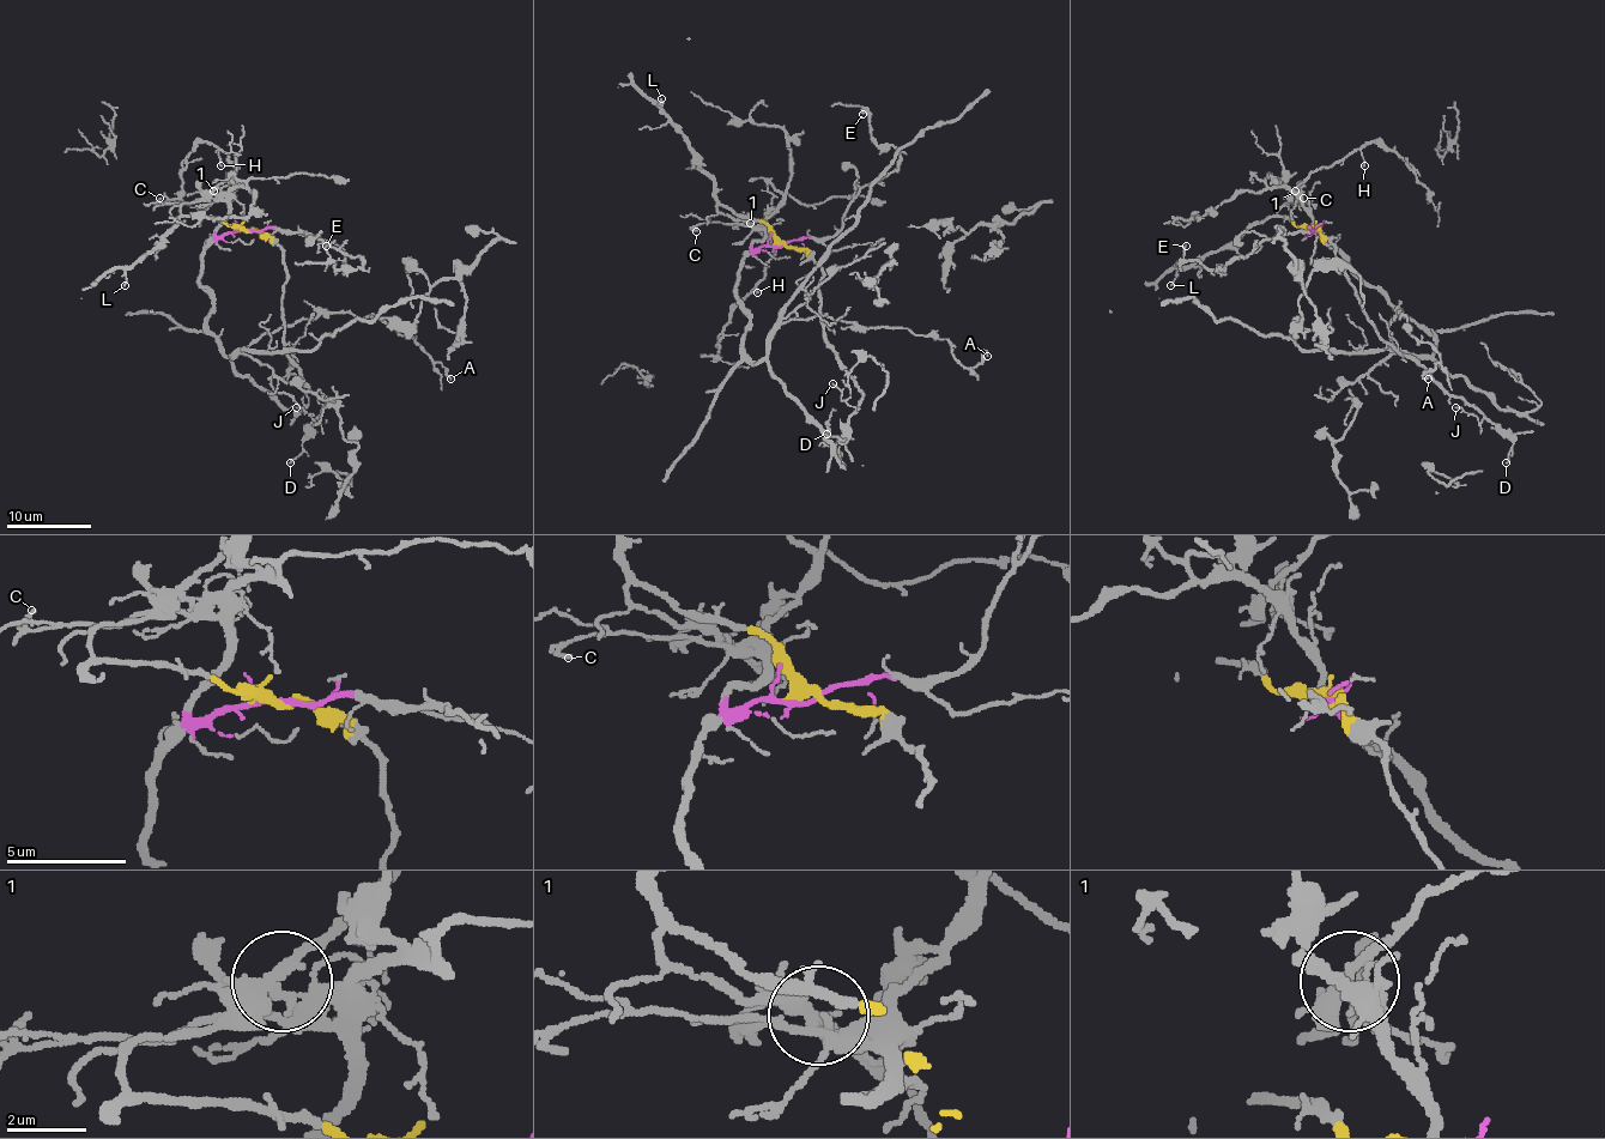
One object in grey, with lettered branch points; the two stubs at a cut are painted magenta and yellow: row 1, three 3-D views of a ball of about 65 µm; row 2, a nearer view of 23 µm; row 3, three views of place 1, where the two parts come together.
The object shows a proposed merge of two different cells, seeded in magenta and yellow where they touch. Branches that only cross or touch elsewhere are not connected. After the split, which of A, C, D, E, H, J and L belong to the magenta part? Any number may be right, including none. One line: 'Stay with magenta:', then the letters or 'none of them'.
Stay with magenta: A, C, E

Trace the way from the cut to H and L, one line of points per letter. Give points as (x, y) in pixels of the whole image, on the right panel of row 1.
H: (1316, 230), (1294, 224), (1277, 216), (1277, 211), (1319, 169), (1360, 150), (1363, 167)
L: (1316, 230), (1294, 224), (1288, 217), (1254, 222), (1233, 242), (1183, 266), (1172, 285)

